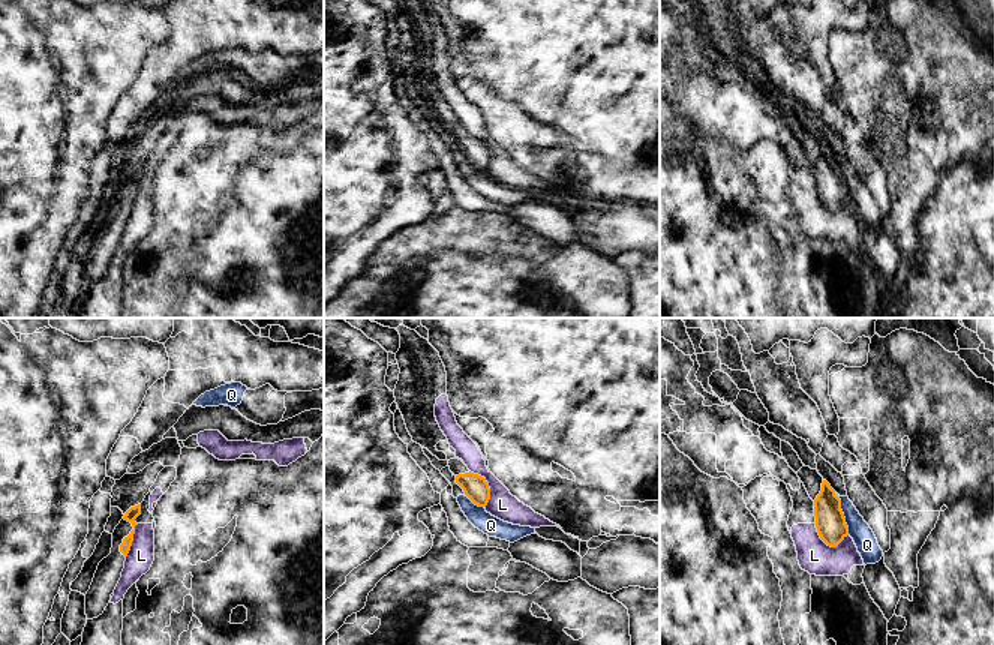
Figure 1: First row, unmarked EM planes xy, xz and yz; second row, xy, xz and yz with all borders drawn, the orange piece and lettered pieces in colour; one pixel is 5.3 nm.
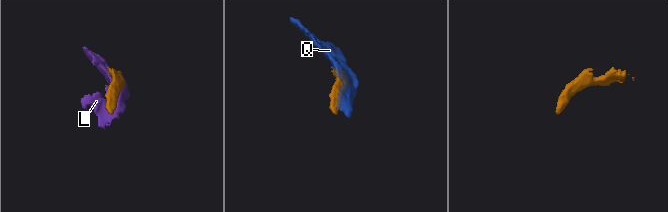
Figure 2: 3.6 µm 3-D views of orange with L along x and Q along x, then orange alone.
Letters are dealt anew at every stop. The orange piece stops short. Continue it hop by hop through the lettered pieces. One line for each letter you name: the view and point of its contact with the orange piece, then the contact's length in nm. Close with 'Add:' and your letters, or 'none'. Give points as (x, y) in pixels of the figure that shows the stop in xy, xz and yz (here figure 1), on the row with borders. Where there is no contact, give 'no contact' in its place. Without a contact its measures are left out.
Add: none

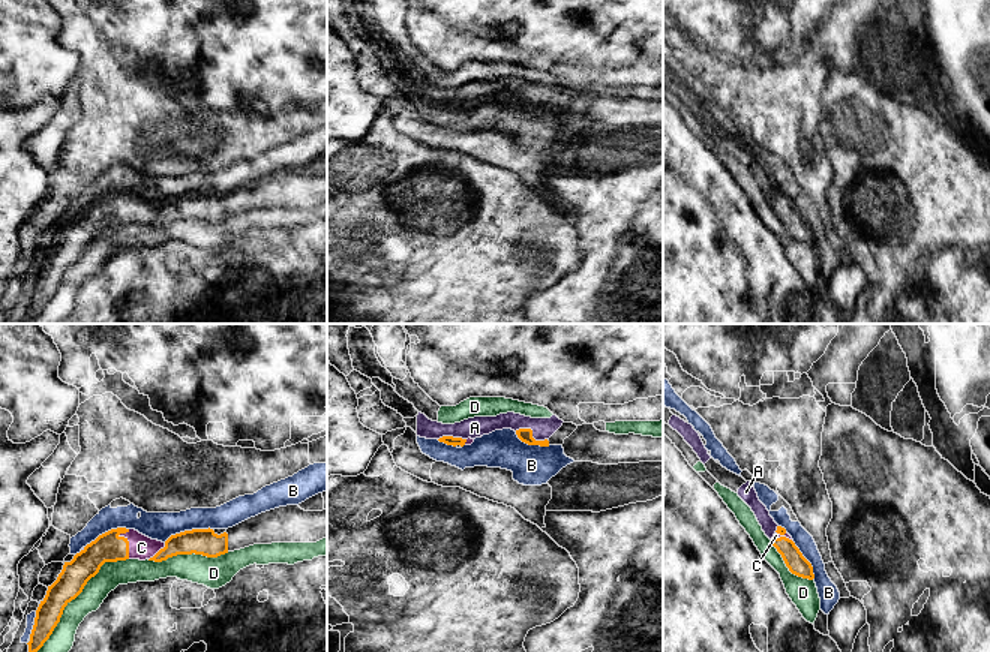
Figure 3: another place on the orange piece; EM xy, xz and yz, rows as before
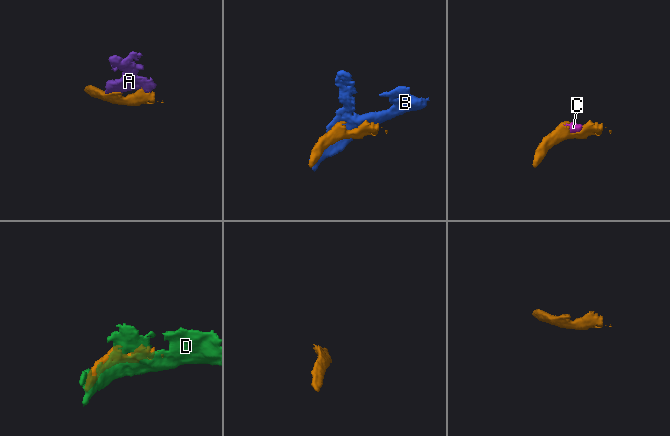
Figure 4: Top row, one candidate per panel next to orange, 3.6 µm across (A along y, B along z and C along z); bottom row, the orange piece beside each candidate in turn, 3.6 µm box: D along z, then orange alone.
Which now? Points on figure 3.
A: meets orange in xz at (531, 432); contact 180 nm long
C: meets orange in xy at (128, 544); contact 160 nm long
Add: A, C

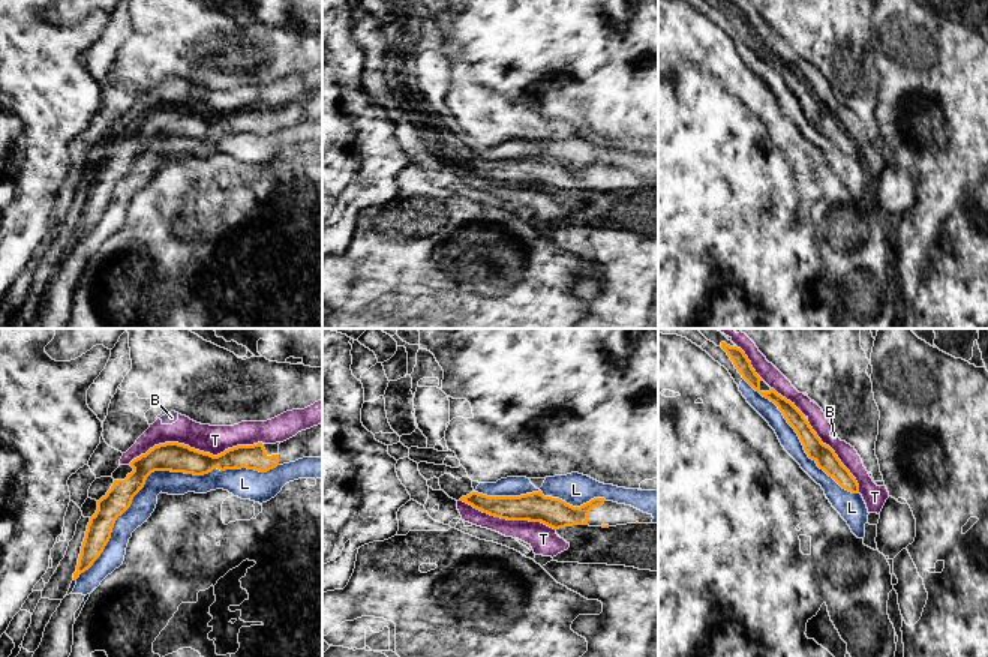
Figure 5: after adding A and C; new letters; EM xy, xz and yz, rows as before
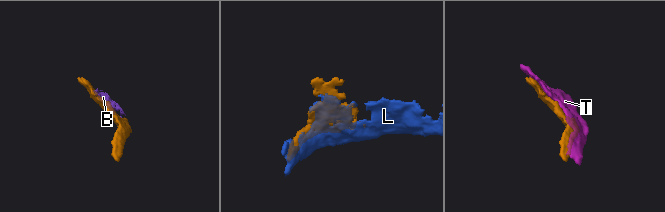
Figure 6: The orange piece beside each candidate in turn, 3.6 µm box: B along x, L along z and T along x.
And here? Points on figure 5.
Add: none

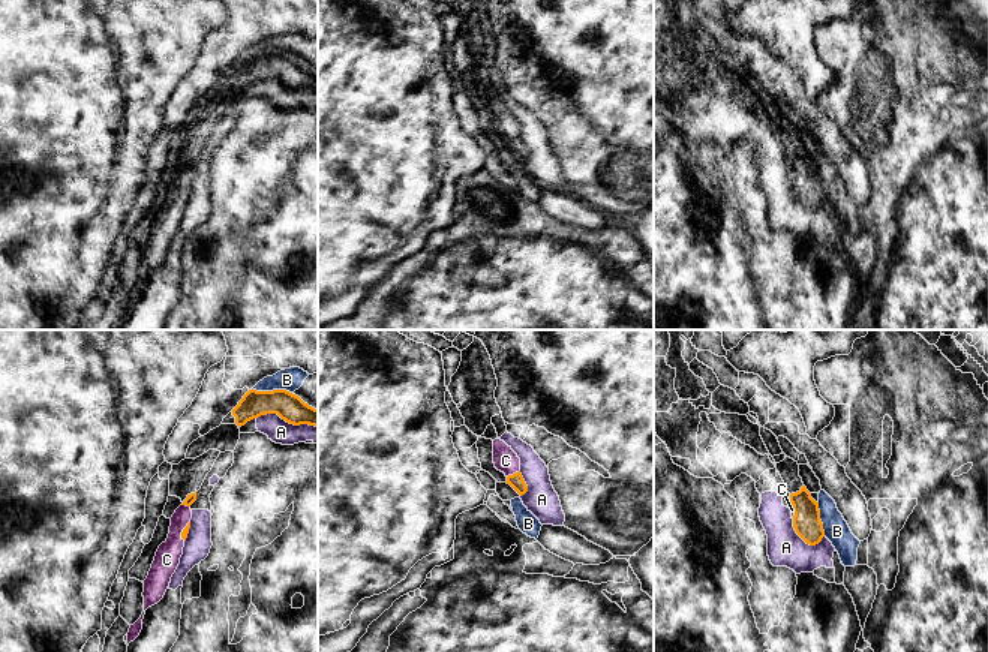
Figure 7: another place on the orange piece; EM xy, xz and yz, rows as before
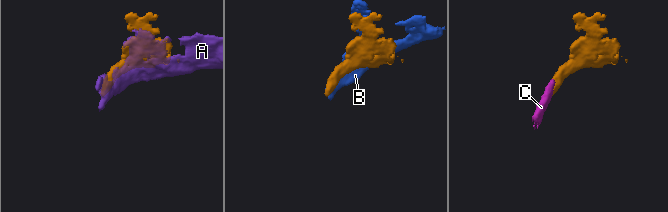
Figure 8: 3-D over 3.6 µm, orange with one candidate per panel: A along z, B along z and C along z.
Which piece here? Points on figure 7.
C: meets orange in xz at (513, 474); contact 80 nm long
Add: C

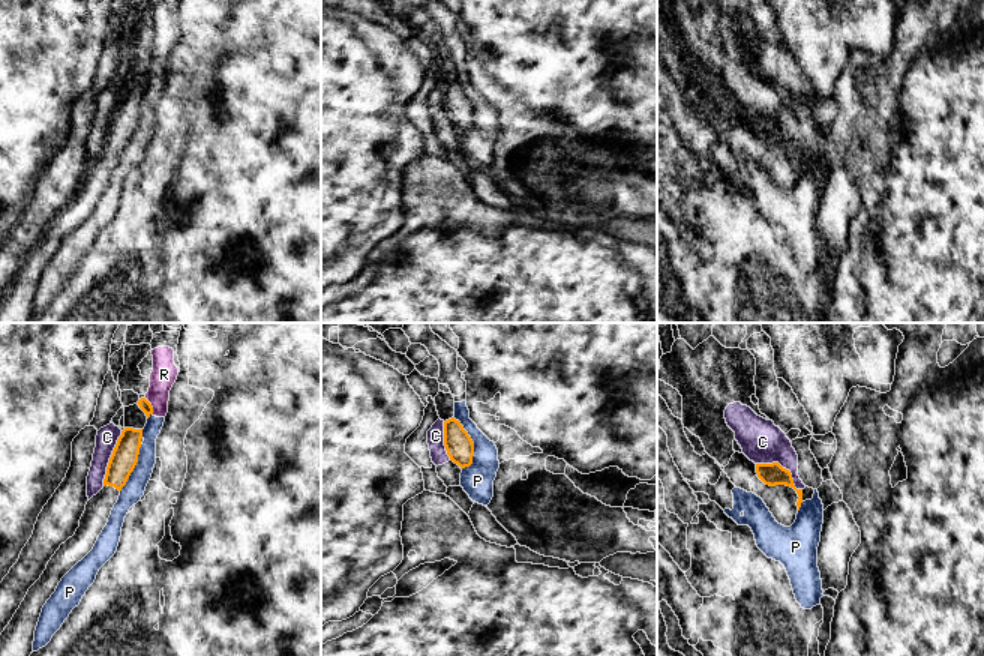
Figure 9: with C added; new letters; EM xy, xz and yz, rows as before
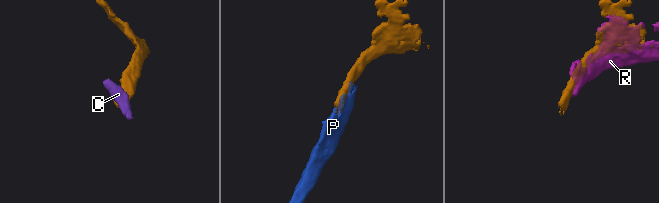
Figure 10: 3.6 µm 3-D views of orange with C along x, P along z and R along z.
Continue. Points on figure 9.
Add: none

